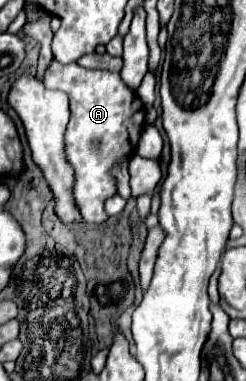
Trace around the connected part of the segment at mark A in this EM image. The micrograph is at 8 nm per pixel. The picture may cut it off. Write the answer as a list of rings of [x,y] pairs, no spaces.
[[[52,61],[46,71],[44,85],[48,89],[60,89],[70,97],[70,123],[68,123],[68,131],[66,131],[66,155],[68,155],[70,165],[76,171],[74,197],[76,197],[76,205],[80,207],[84,221],[100,225],[108,219],[108,215],[104,211],[104,201],[116,195],[116,179],[108,171],[114,167],[116,161],[130,159],[134,155],[140,133],[146,125],[146,107],[140,101],[140,97],[136,93],[132,93],[132,89],[128,89],[128,85],[124,85],[124,81],[120,81],[120,73],[90,71],[90,69],[80,67],[78,63],[62,65],[58,61]]]

